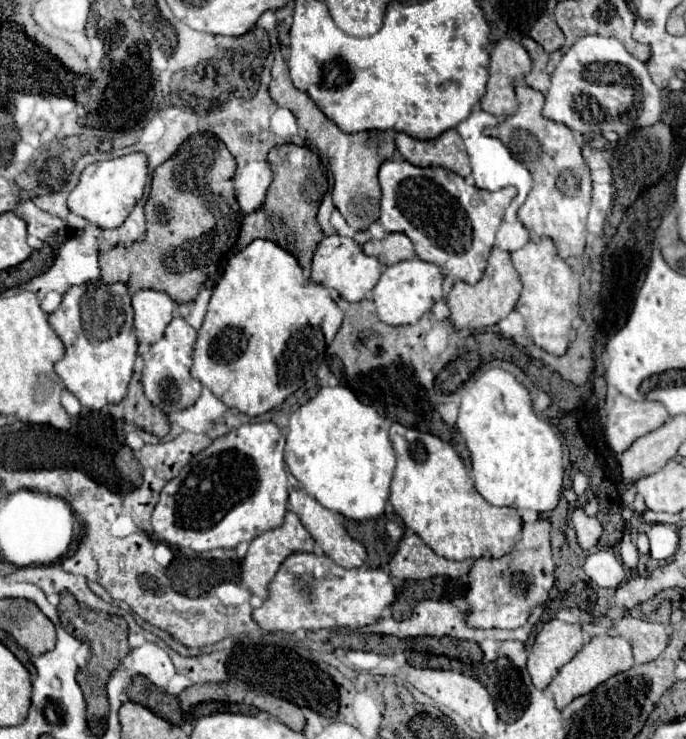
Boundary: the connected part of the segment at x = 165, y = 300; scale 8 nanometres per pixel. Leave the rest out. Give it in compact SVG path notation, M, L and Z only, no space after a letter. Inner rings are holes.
M141 289L133 295L133 309L139 343L155 343L163 337L165 327L173 319L177 303L163 291Z

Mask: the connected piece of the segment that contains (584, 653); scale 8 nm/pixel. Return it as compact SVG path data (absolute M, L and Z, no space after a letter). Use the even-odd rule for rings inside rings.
M611 635L593 637L565 667L561 667L561 671L557 673L557 677L551 681L549 691L553 693L555 707L557 709L563 709L575 697L581 697L581 695L591 693L597 685L601 685L609 677L613 677L617 673L623 673L623 671L629 671L631 667L633 667L631 645L623 637L611 637Z

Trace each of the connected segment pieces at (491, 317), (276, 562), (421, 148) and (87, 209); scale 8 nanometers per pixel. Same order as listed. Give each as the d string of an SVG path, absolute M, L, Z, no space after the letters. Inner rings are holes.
M493 247L483 279L477 285L467 285L467 283L459 281L449 291L449 295L447 295L447 305L451 309L449 319L451 319L455 329L477 331L483 327L491 327L513 311L519 295L521 295L521 281L519 281L519 275L511 263L509 253L501 251L499 247Z
M287 513L285 515L285 521L281 527L273 529L273 531L267 531L263 535L259 535L257 539L251 541L249 545L249 551L243 559L243 571L241 571L241 585L245 589L249 589L253 595L257 595L259 599L267 599L269 595L269 583L271 579L275 577L279 565L291 555L291 553L313 553L315 551L315 541L313 537L309 535L309 531L305 531L305 527L301 525L301 521L297 519L297 515L293 513Z
M449 129L437 139L429 141L419 141L405 133L397 133L395 145L399 155L417 167L445 167L461 177L471 173L469 155L455 129Z
M141 153L91 163L83 169L79 185L71 191L67 205L69 211L91 221L99 229L117 229L125 223L135 203L143 197L145 183L147 183L147 159Z

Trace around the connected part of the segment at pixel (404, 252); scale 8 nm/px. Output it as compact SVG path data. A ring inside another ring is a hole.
M391 233L381 241L367 241L363 245L363 253L377 257L383 265L395 265L399 261L415 257L413 243L403 233Z

